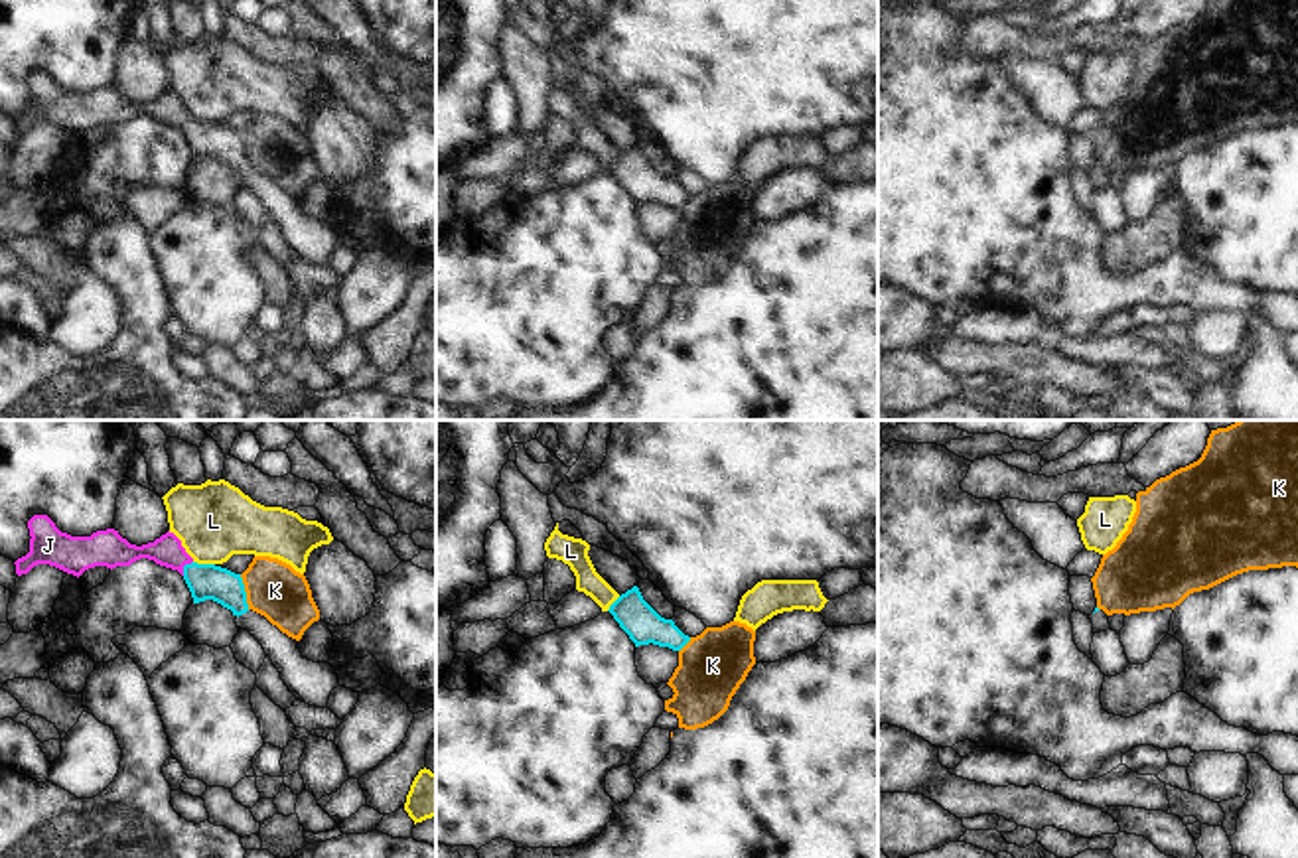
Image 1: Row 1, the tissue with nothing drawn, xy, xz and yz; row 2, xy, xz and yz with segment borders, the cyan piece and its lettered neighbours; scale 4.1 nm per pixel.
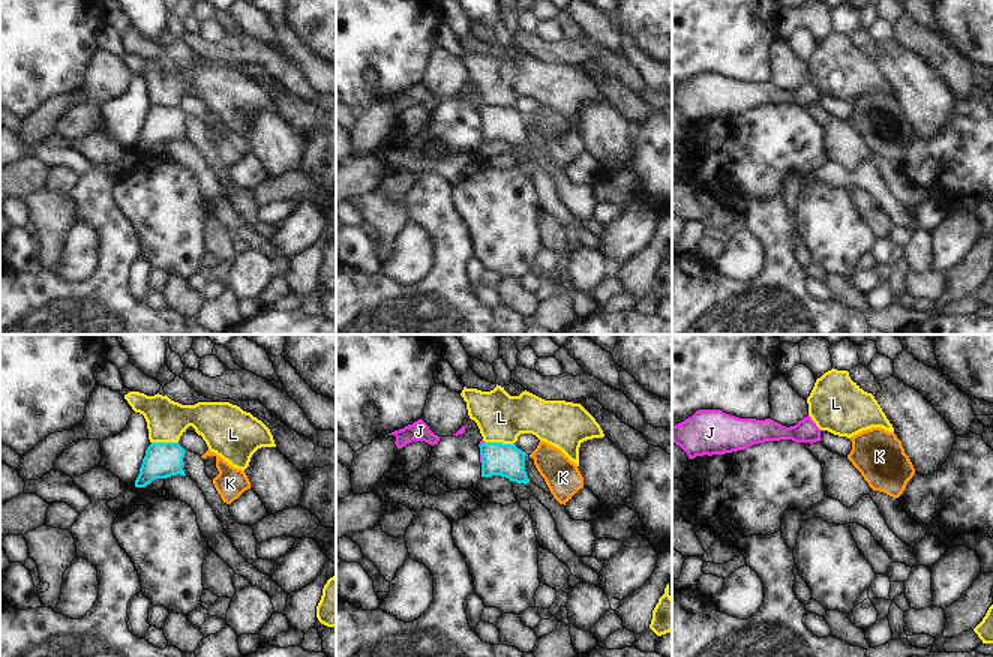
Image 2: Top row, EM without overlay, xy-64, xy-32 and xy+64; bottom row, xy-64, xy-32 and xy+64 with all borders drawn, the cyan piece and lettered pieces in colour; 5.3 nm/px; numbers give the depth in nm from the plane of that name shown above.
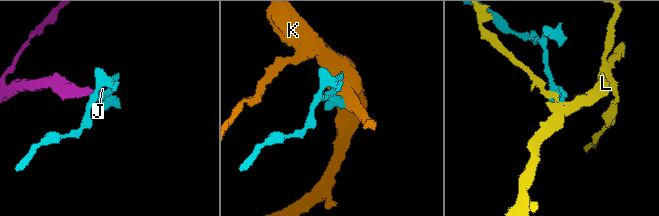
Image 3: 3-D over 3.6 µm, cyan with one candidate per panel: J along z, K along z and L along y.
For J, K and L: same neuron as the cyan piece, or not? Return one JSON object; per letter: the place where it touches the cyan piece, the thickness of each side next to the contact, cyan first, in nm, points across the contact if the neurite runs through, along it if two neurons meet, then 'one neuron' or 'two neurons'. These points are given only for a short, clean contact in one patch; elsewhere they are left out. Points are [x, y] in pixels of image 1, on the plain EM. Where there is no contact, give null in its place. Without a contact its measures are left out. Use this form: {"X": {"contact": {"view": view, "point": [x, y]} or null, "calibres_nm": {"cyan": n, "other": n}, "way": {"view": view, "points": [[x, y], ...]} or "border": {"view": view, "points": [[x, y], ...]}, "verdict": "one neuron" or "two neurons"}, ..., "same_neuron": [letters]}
{"J": {"contact": {"view": "xy", "point": [184, 125]}, "calibres_nm": {"cyan": 140, "other": 130}, "way": {"view": "xy", "points": [[206, 139], [184, 125], [166, 109]]}, "verdict": "one neuron"}, "K": {"contact": {"view": "xy", "point": [245, 150]}, "calibres_nm": {"cyan": 140, "other": 220}, "border": {"view": "xy", "points": [[239, 133], [249, 166]]}, "verdict": "two neurons"}, "L": {"contact": {"view": "xy", "point": [204, 123]}, "calibres_nm": {"cyan": 140, "other": 320}, "border": {"view": "xy", "points": [[194, 119], [214, 123]]}, "verdict": "two neurons"}, "same_neuron": ["J"]}

